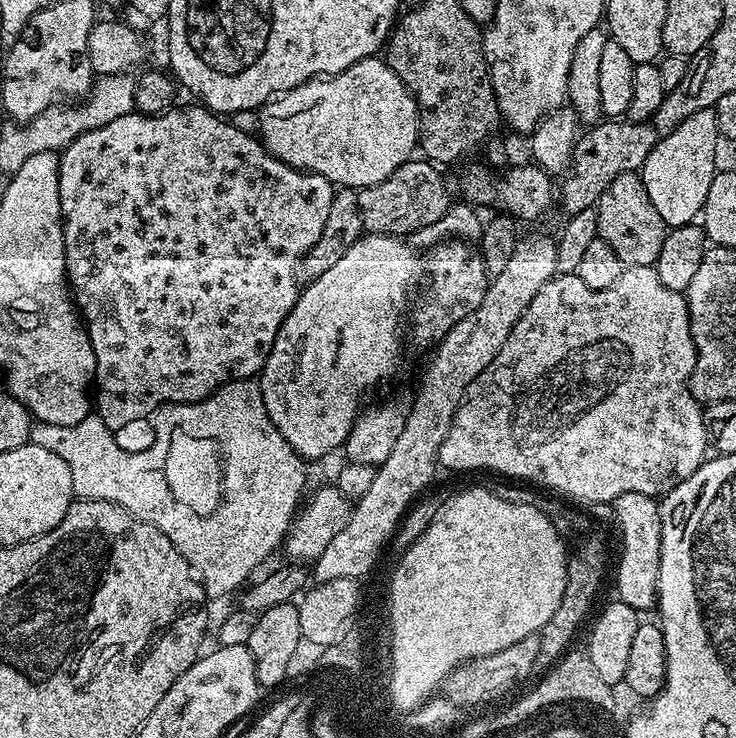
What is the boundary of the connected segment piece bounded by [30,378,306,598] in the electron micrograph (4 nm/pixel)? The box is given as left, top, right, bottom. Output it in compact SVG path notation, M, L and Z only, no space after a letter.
M255 379L231 380L229 384L223 384L221 388L205 398L205 400L196 400L193 404L166 404L155 413L156 420L156 437L152 440L149 448L144 448L141 452L127 452L118 441L115 440L113 429L108 428L100 421L99 415L90 414L82 418L82 422L74 422L74 426L54 426L53 424L33 423L31 443L42 446L42 450L50 450L50 454L58 454L66 466L70 466L70 482L72 483L73 497L81 500L105 500L111 504L117 504L126 509L132 516L139 520L144 520L147 524L153 524L182 554L182 558L192 567L193 573L198 577L204 586L205 597L228 596L232 591L243 589L245 585L253 579L256 567L271 554L272 551L281 547L282 541L288 534L288 526L292 523L294 515L301 503L302 495L300 491L304 488L304 467L305 461L278 434L278 426L270 422L270 414L266 414L266 406L262 402L259 383Z

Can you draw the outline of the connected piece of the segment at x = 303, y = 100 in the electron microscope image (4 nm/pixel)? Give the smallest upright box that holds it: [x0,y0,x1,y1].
[258,55,421,190]

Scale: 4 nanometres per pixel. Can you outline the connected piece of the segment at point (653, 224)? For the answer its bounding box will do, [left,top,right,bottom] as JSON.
[595,173,666,268]

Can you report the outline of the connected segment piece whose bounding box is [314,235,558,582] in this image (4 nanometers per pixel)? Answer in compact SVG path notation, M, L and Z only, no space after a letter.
M521 235L517 239L514 254L510 254L510 263L502 269L502 274L491 277L486 290L486 298L482 298L478 310L474 310L474 314L466 314L466 318L462 318L462 322L454 325L441 338L440 343L435 345L433 352L436 353L433 354L432 361L429 362L428 369L425 370L424 377L421 378L420 385L416 388L412 409L410 407L407 409L402 434L398 437L398 442L394 445L390 458L386 458L386 462L382 462L376 469L376 477L374 482L370 482L370 490L366 490L366 494L362 494L359 500L355 501L350 514L350 522L346 522L346 526L342 526L342 530L338 530L338 534L334 534L334 538L330 538L326 550L322 550L322 554L314 562L317 581L323 582L343 576L361 578L360 576L366 575L379 562L380 555L383 554L384 547L388 544L388 539L395 534L396 527L399 526L400 519L404 516L404 511L411 506L412 499L435 478L436 472L438 473L438 457L442 438L446 438L446 434L450 434L450 422L454 418L454 414L458 414L458 406L462 402L470 382L474 382L474 378L478 378L478 374L482 374L482 370L486 370L486 366L490 366L490 362L494 362L498 350L502 350L506 338L510 338L510 330L514 330L514 326L518 322L518 318L522 318L526 306L530 306L530 302L534 302L534 294L538 294L538 290L542 290L542 286L546 286L546 282L557 275L556 245L557 241L553 237Z

